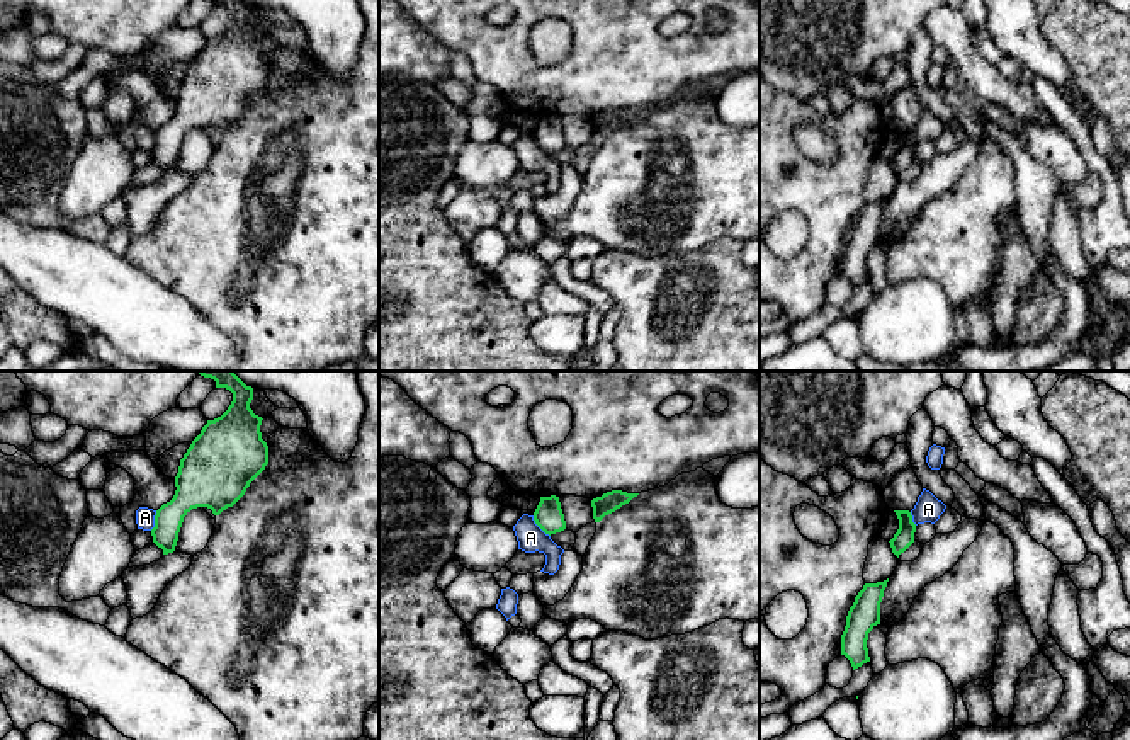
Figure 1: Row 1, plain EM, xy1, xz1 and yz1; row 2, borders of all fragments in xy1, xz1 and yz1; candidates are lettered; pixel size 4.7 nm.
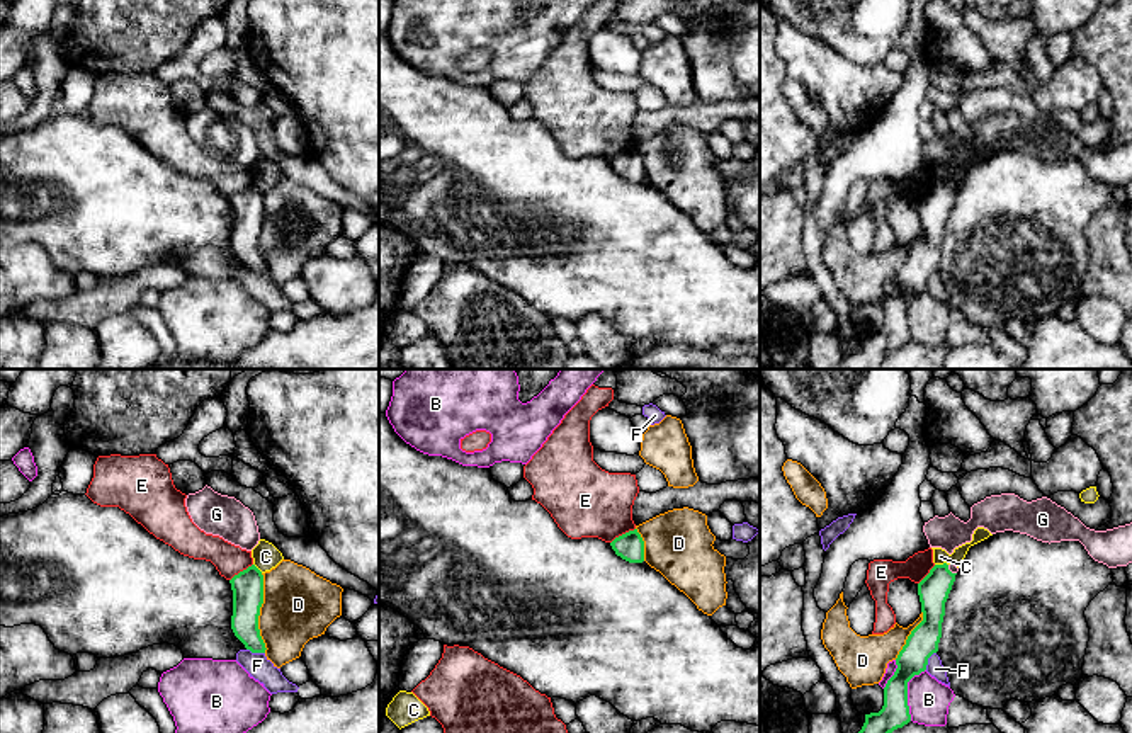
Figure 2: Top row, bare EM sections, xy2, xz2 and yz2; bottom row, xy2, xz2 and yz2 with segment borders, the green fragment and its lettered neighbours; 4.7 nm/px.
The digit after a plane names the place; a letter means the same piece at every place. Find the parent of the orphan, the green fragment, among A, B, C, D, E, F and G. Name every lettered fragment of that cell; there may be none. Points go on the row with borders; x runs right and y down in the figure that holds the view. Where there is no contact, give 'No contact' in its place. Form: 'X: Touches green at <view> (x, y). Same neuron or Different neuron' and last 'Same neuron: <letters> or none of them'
A: Touches green at xz1 (539, 526). Different neuron
B: Touches green at yz2 (906, 693). Different neuron
C: Touches green at yz2 (940, 565). Different neuron
D: Touches green at xy2 (259, 613). Different neuron
E: Touches green at xz2 (622, 534). Different neuron
F: Touches green at yz2 (927, 660). Different neuron
G: Touches green at yz2 (949, 570). Same neuron
Same neuron: G

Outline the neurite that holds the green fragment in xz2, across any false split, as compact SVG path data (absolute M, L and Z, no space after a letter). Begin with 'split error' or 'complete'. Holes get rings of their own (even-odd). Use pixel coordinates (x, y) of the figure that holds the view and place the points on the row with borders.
complete; M637 529L629 531L610 543L612 549L617 556L629 563L642 563L644 561L644 541Z

